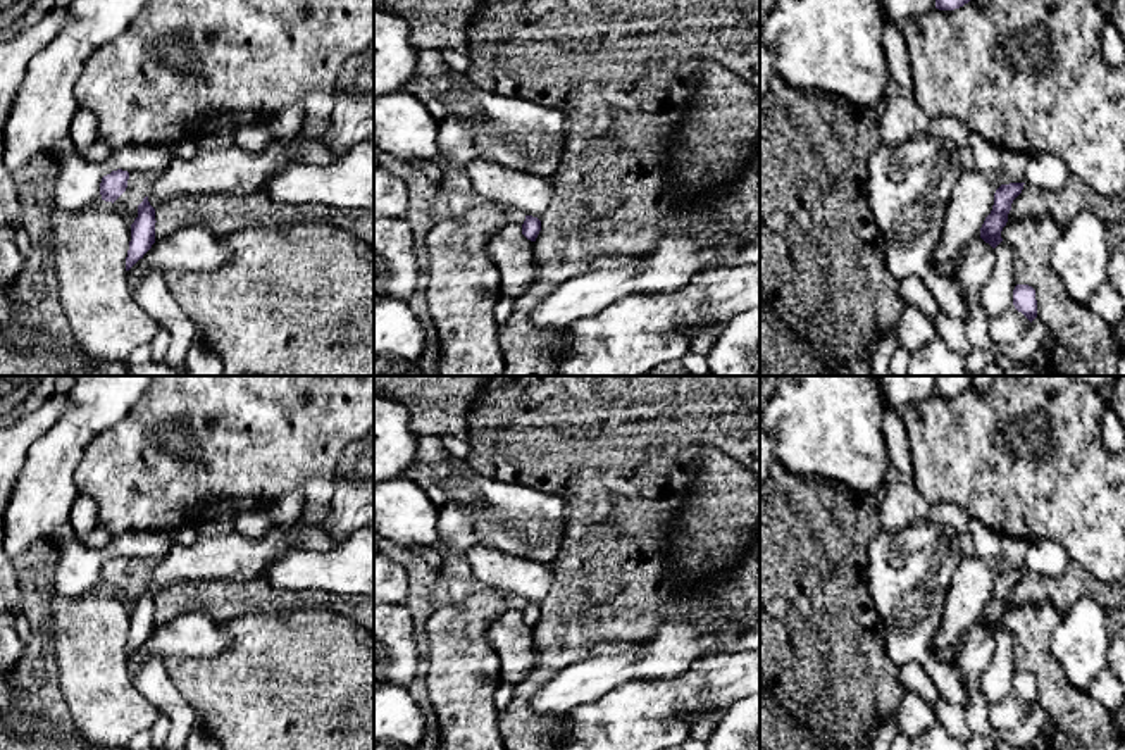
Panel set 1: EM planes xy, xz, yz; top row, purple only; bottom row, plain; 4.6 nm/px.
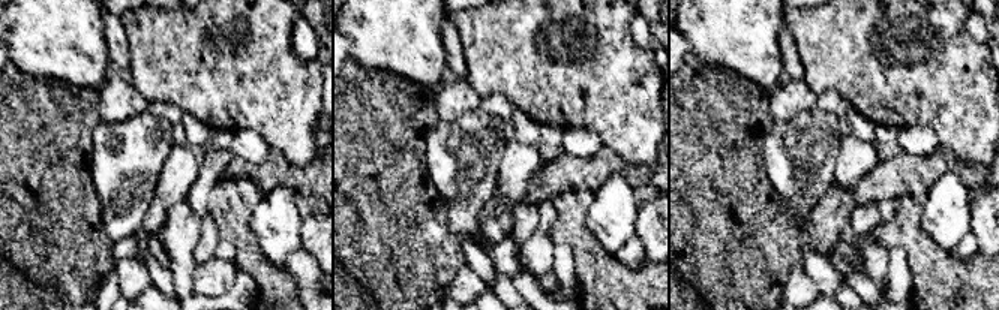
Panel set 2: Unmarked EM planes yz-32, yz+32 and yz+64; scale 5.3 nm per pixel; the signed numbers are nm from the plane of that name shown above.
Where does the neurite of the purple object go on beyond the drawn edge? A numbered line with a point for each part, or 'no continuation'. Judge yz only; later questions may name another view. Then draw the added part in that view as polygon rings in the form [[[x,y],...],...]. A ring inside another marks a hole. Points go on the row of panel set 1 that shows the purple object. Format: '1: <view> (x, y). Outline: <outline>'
no continuation

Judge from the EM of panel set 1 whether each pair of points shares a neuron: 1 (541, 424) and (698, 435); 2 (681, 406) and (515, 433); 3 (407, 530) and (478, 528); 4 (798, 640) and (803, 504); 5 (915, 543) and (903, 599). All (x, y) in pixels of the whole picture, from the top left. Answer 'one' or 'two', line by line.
1: one
2: one
3: two
4: one
5: one

